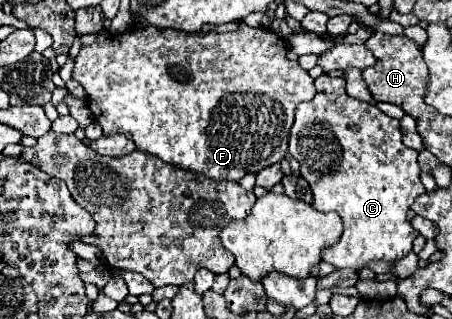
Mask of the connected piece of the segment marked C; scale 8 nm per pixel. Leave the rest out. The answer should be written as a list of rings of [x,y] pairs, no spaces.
[[[327,74],[315,80],[317,94],[311,102],[303,102],[295,110],[295,122],[289,136],[289,154],[299,160],[301,176],[313,190],[313,208],[319,212],[337,212],[343,220],[343,234],[337,244],[321,252],[321,260],[337,268],[361,270],[373,260],[395,262],[411,252],[411,242],[419,236],[411,228],[415,212],[411,204],[419,194],[425,192],[419,178],[417,152],[401,142],[399,120],[389,118],[373,104],[347,96],[343,78],[331,78]]]

